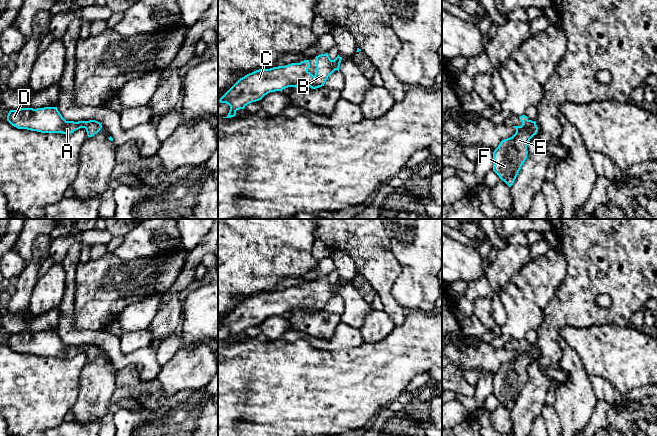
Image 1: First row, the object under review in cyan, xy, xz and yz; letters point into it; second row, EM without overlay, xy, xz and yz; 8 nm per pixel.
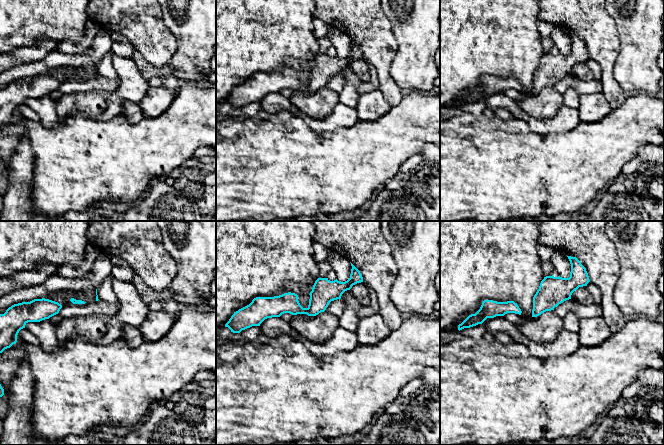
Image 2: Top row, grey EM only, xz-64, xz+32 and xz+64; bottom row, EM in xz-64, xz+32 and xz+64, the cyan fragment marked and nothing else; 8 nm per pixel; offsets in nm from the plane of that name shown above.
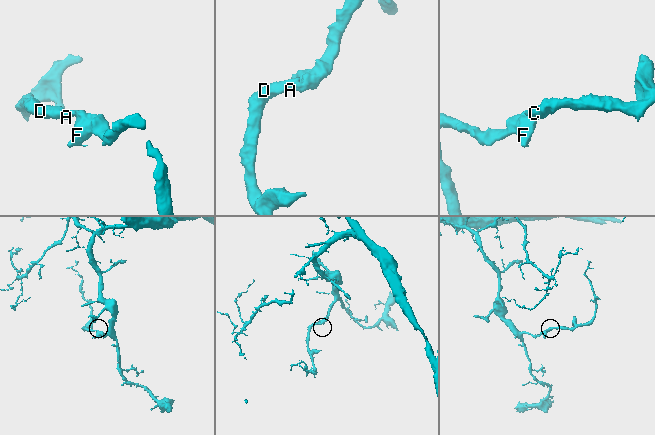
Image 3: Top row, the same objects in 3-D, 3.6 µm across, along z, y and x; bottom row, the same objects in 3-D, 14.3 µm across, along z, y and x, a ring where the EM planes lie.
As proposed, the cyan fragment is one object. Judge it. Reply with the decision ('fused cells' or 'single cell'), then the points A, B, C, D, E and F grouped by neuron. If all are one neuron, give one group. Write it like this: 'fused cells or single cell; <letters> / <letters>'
single cell; A B C D E F

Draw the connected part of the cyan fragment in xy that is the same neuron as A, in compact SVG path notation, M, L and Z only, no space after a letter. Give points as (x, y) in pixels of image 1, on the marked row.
M57 107L10 110L7 115L7 121L18 129L27 129L41 133L71 134L80 128L85 128L88 137L94 136L102 128L101 123L96 120L66 121Z

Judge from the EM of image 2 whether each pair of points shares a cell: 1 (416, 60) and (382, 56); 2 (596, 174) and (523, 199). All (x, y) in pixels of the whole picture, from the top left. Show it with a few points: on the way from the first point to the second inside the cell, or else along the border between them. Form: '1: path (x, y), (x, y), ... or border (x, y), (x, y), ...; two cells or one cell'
1: border (393, 33), (397, 44), (389, 68), (393, 81); two cells
2: path (578, 174), (548, 174), (541, 181); one cell

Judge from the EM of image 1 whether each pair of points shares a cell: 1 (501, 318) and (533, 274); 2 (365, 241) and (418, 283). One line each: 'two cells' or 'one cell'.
1: two cells
2: two cells

